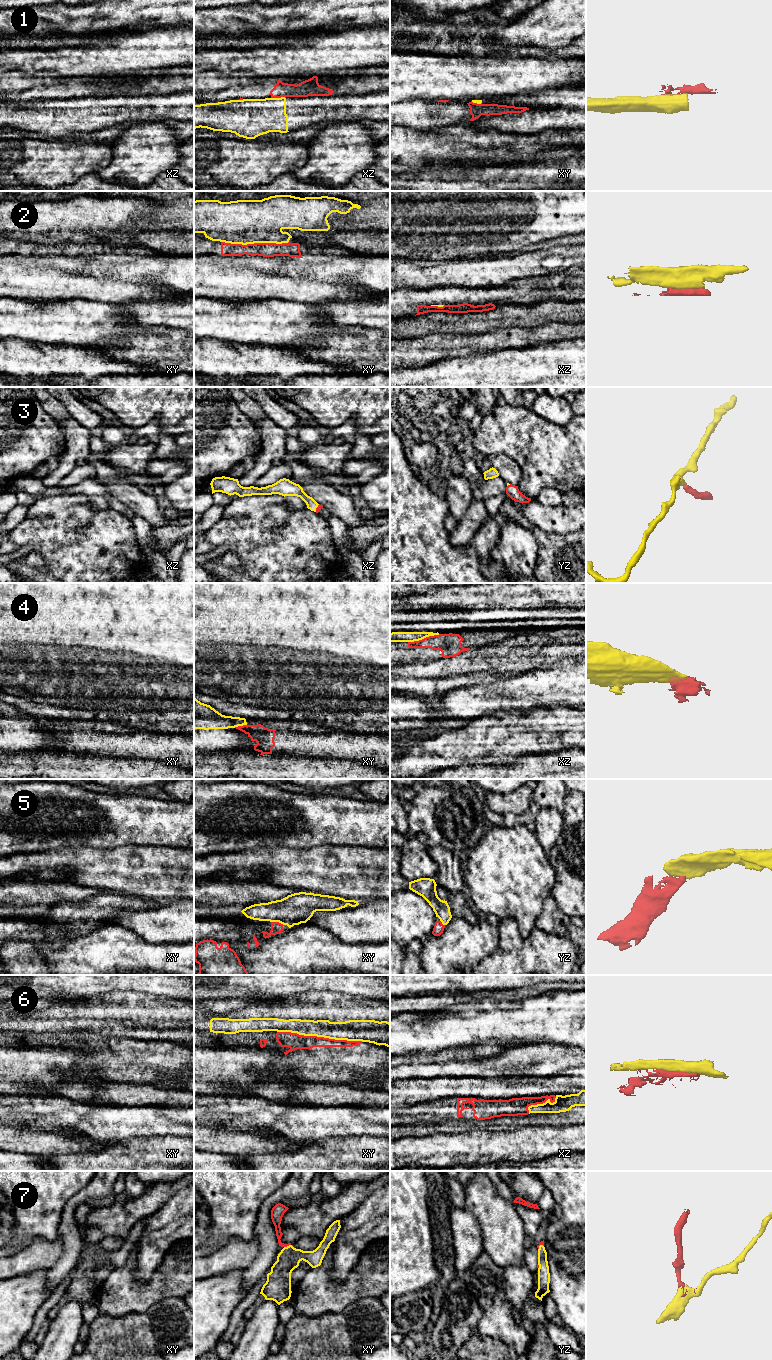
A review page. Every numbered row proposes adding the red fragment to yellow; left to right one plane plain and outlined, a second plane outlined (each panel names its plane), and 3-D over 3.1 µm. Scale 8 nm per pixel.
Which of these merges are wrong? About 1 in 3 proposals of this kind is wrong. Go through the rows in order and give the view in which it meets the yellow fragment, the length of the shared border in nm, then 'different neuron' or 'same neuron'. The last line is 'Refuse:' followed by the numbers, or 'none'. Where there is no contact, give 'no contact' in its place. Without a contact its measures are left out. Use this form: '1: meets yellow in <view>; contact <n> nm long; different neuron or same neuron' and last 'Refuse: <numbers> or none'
1: meets yellow in xz; contact 120 nm long; different neuron
2: meets yellow in xy; contact 550 nm long; different neuron
3: meets yellow in xz; contact 70 nm long; same neuron
4: meets yellow in xz; contact 260 nm long; different neuron
5: meets yellow in xy; contact 110 nm long; same neuron
6: meets yellow in xy; contact 700 nm long; different neuron
7: meets yellow in xy; contact 60 nm long; same neuron
Refuse: 1, 2, 4, 6

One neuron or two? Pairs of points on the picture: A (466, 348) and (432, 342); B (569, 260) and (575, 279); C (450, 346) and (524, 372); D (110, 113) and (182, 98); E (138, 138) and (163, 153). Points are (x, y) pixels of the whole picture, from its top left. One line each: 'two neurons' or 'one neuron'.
A: one neuron
B: two neurons
C: two neurons
D: one neuron
E: one neuron

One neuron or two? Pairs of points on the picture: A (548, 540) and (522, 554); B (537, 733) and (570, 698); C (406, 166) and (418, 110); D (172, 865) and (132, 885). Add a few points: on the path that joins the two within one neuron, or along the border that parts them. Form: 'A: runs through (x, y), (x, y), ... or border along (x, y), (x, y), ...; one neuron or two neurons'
A: border along (531, 532), (537, 543), (535, 569); two neurons
B: border along (538, 706), (571, 706), (575, 708); two neurons
C: border along (437, 128), (431, 131), (414, 130); two neurons
D: runs through (162, 873), (144, 873), (142, 875); one neuron

